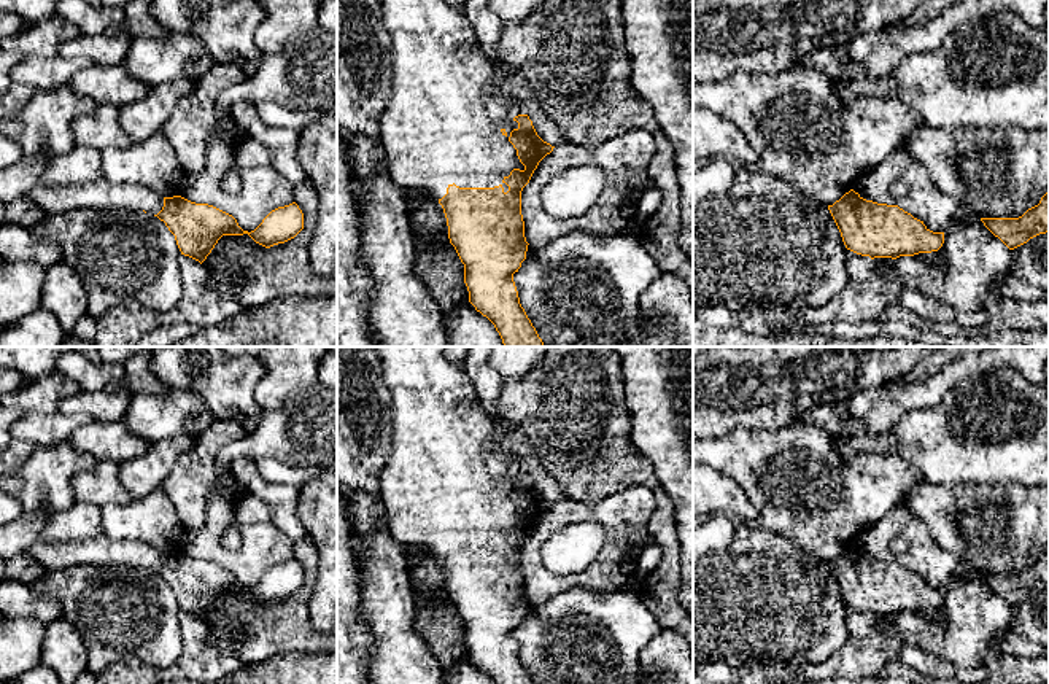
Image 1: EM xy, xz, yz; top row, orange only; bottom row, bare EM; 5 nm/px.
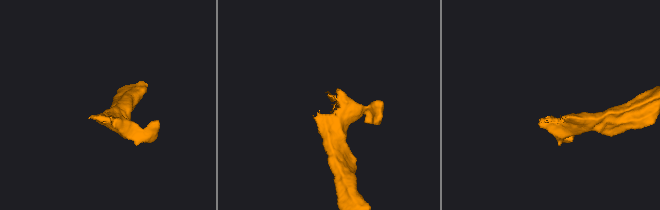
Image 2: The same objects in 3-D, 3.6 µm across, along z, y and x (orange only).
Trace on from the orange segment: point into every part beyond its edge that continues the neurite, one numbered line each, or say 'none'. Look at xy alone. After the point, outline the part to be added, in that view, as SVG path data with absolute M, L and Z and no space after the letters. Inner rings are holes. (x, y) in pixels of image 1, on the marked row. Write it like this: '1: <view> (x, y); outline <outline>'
1: xy (102, 194); outline M106 178L84 185L45 186L38 183L32 188L29 197L46 215L59 215L78 208L129 208L157 215L164 207L164 197L154 191L132 183L113 183Z

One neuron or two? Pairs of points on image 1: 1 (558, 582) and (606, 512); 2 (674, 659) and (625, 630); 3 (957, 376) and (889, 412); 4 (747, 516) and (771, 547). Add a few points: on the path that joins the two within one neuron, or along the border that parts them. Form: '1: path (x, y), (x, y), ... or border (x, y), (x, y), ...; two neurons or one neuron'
1: path (582, 579), (588, 579), (612, 555), (612, 536); one neuron
2: border (661, 629), (639, 654), (638, 667); two neurons
3: path (940, 384), (930, 393), (906, 396); one neuron
4: border (736, 517), (749, 525), (755, 525); two neurons

